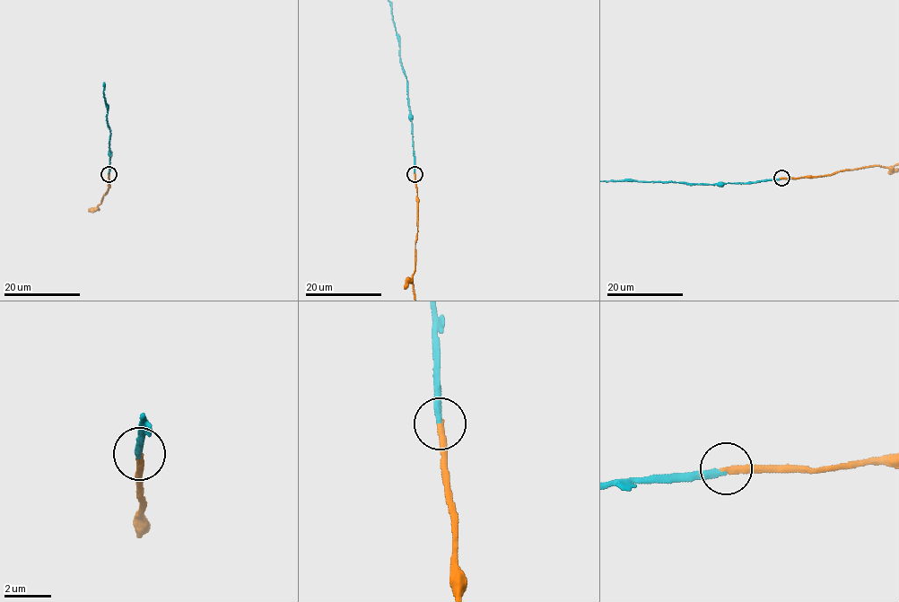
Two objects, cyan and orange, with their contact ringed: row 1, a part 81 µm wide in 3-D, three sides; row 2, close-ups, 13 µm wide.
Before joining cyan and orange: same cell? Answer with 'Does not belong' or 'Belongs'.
Belongs

